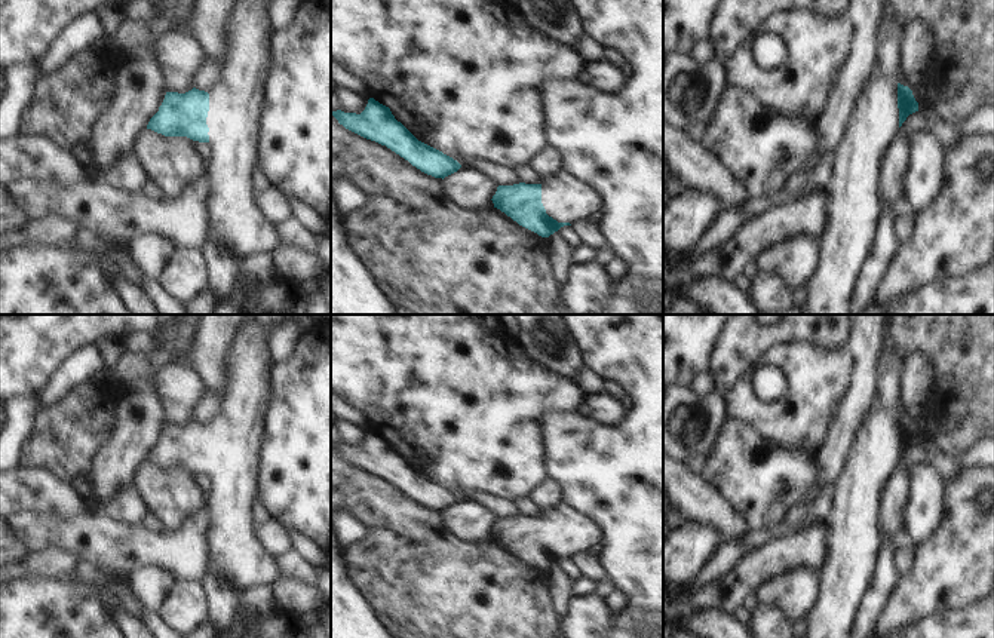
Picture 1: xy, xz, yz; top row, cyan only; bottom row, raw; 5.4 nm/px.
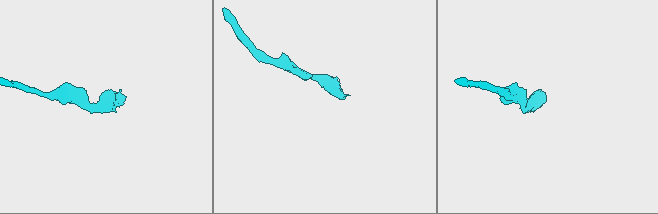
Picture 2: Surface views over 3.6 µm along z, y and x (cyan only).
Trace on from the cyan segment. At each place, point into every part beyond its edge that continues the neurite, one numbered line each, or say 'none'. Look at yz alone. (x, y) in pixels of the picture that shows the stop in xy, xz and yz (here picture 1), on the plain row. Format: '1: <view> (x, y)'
1: yz (853, 540)

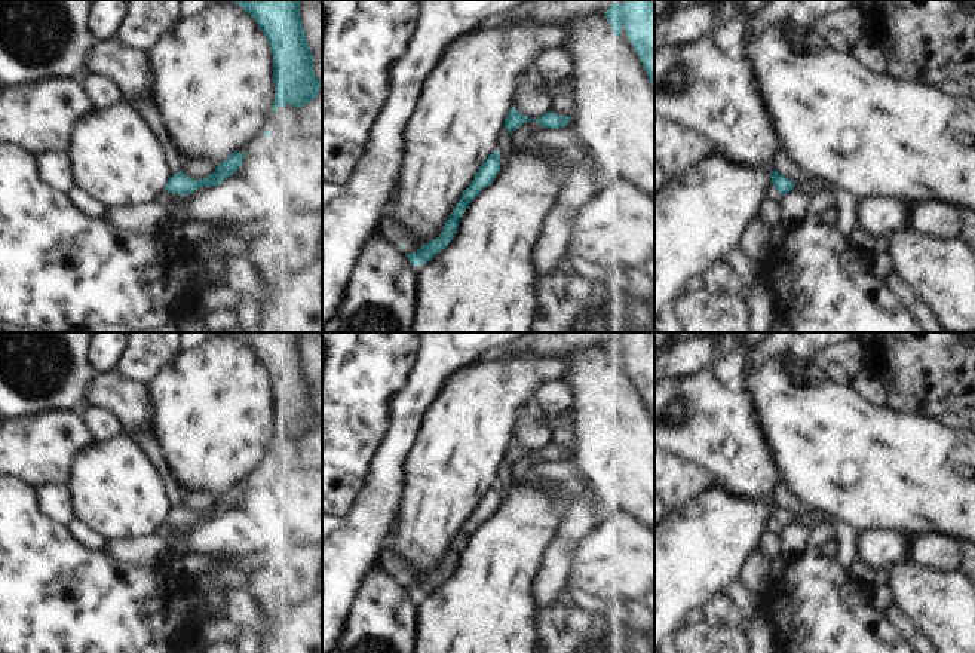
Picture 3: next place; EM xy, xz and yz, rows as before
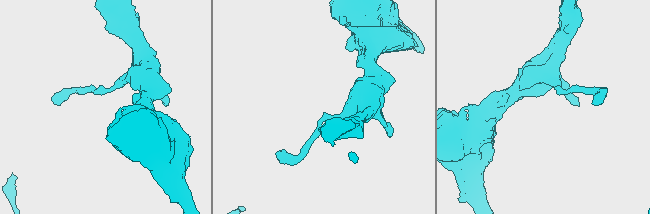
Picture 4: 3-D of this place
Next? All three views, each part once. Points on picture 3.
none

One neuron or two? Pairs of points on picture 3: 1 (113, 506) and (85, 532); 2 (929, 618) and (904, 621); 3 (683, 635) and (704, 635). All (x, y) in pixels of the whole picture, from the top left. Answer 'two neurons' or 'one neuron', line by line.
1: two neurons
2: two neurons
3: one neuron

